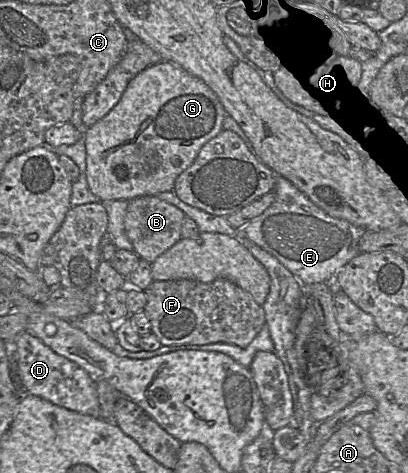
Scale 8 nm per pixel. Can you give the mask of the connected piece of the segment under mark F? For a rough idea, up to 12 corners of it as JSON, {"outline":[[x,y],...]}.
{"outline":[[227,279],[153,280],[144,311],[164,346],[245,348],[263,306]]}

